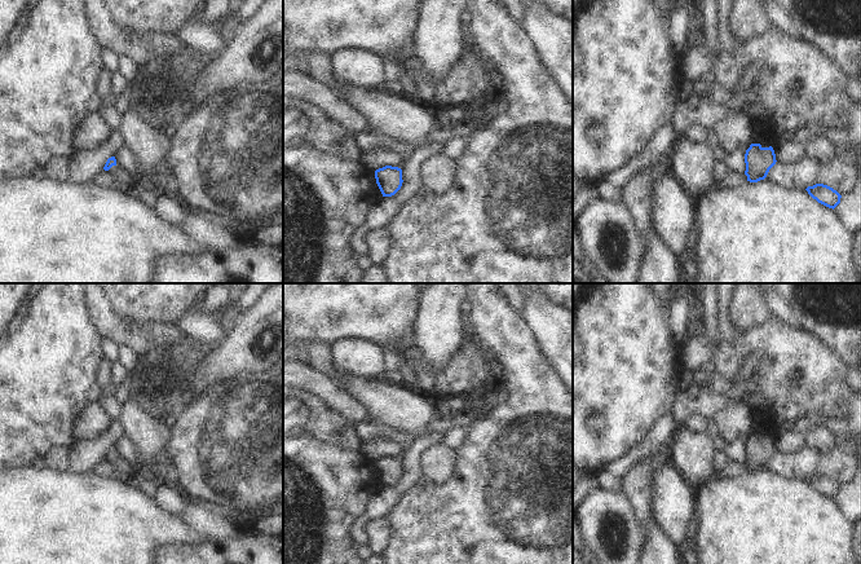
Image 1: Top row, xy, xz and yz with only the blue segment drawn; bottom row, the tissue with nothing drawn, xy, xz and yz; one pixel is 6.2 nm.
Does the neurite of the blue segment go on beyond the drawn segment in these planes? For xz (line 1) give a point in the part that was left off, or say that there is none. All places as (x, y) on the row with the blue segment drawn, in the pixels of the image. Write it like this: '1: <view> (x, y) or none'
1: none

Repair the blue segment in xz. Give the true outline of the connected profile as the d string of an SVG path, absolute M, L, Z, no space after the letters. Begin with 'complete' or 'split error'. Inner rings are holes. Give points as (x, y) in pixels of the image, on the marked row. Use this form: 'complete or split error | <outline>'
complete | M385 166L375 171L376 184L383 197L394 195L402 186L402 169L398 167Z

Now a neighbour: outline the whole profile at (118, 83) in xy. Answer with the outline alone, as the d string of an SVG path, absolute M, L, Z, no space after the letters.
M119 71L111 74L111 93L114 96L120 96L127 88L125 79L120 75Z

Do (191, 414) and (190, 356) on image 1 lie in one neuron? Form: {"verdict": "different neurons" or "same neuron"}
{"verdict": "different neurons"}

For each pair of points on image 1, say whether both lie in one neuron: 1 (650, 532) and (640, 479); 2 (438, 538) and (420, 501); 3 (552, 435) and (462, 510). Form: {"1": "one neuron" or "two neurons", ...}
{"1": "one neuron", "2": "one neuron", "3": "one neuron"}

